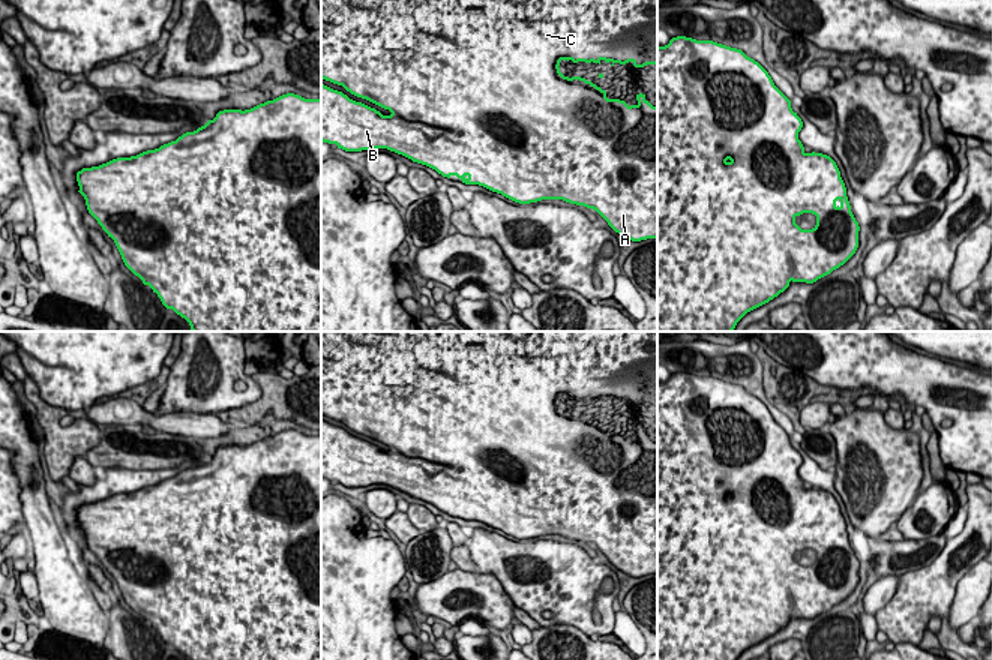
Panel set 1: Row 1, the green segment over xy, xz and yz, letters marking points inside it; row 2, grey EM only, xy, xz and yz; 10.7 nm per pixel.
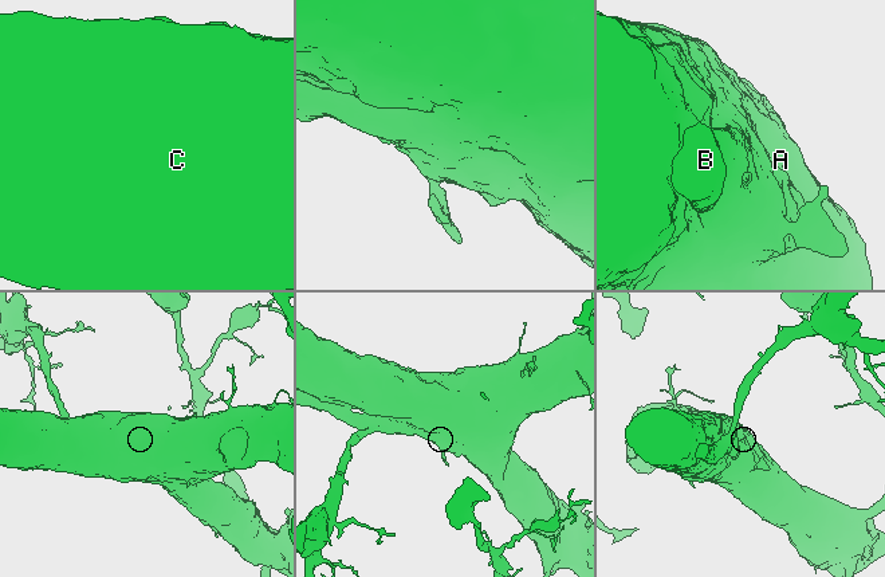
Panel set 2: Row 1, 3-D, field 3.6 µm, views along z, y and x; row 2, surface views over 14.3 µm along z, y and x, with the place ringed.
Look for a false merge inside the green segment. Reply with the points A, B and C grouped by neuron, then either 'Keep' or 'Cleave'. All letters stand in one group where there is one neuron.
Groups: A B C. Keep

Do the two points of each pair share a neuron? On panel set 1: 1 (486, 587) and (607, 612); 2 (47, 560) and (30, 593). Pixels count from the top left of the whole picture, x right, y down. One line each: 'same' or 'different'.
1: different
2: different

